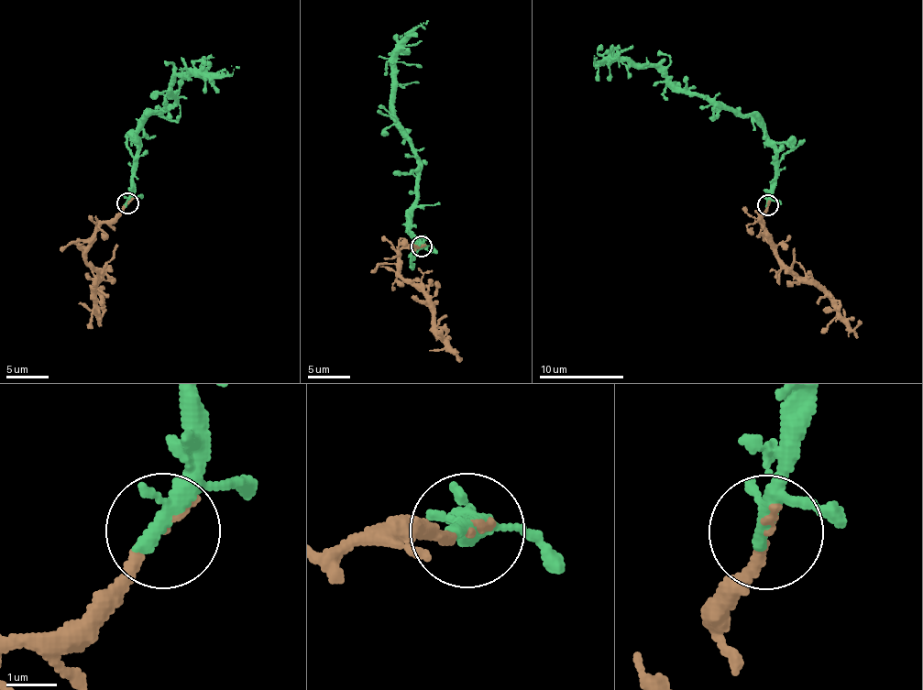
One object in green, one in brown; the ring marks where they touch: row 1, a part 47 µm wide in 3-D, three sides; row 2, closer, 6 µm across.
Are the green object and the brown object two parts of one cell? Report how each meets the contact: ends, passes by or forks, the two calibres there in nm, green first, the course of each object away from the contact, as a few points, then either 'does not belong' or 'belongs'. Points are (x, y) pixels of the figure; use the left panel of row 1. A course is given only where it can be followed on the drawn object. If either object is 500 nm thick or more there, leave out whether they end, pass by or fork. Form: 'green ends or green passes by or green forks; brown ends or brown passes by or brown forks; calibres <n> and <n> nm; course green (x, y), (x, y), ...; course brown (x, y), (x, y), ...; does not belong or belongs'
green ends; brown ends; calibres 360 and 150 nm; course green (128, 204), (138, 124), (176, 104), (171, 93), (175, 77), (224, 77), (239, 66); course brown (128, 204), (95, 232), (86, 259), (99, 274), (93, 293), (94, 312), (100, 317), (101, 308); belongs

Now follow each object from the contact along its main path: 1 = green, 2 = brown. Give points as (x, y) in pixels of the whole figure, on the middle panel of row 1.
1: (422, 246), (413, 238), (406, 224), (418, 181), (419, 159), (391, 102), (397, 49), (428, 21)
2: (422, 246), (403, 246), (399, 257), (401, 276), (425, 296), (436, 332), (456, 359)

